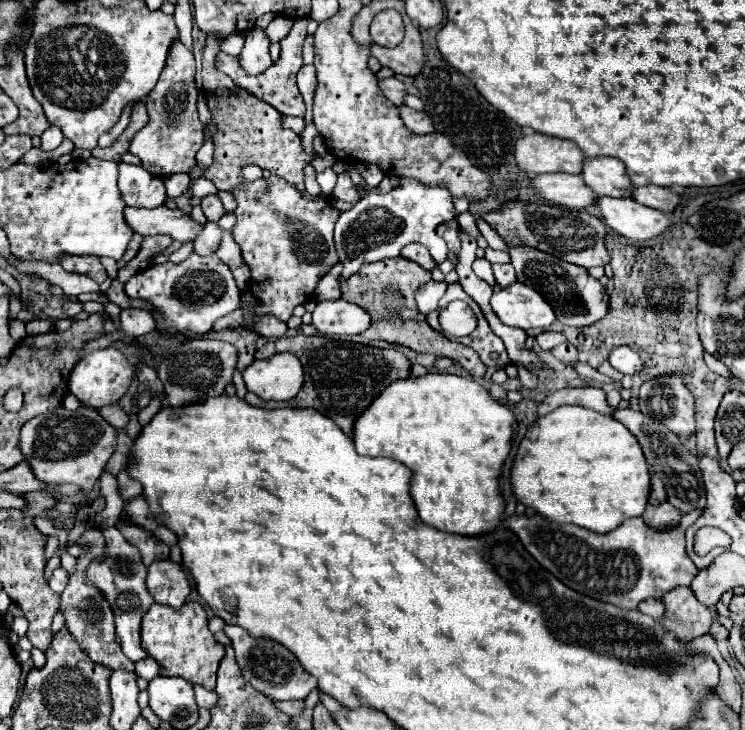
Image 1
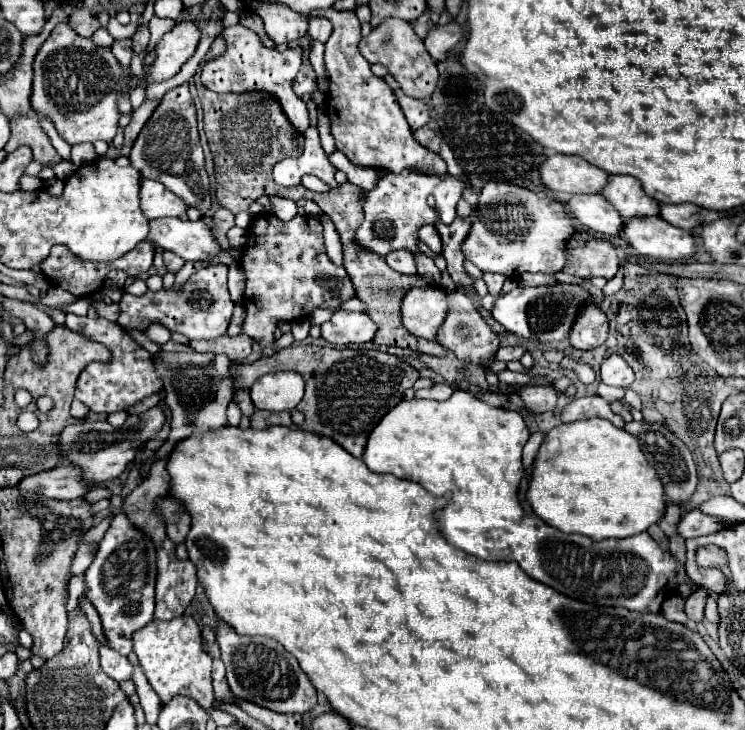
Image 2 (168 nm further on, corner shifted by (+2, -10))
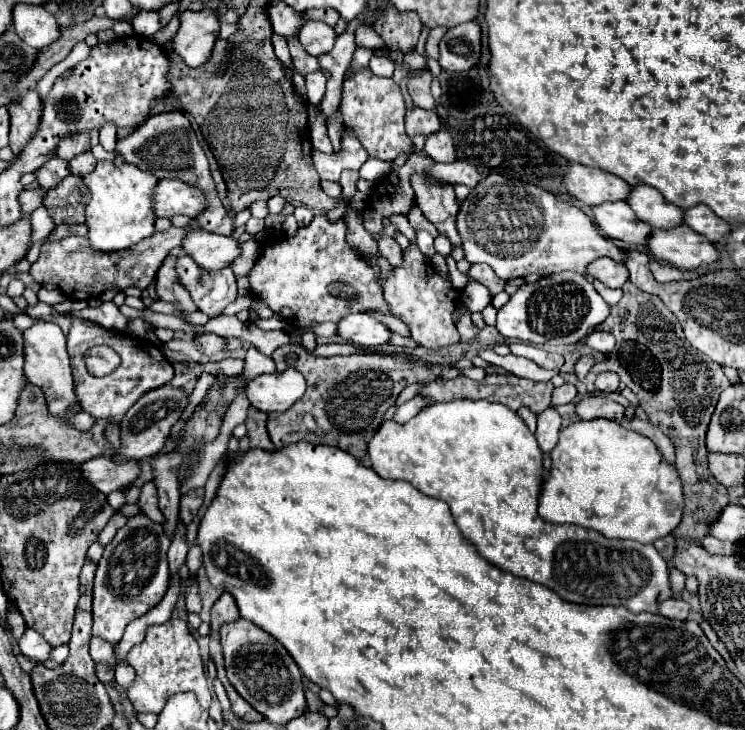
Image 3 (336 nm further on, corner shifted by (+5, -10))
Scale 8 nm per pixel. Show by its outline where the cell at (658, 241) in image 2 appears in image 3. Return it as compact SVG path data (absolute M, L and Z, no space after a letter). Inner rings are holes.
M685 224L673 226L671 230L653 230L645 248L651 258L681 270L695 270L719 258L715 246Z

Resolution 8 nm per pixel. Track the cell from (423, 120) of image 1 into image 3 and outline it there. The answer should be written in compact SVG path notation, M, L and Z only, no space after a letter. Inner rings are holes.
M443 128L431 136L427 136L427 142L423 146L423 152L431 156L435 162L455 162L455 148L451 134Z

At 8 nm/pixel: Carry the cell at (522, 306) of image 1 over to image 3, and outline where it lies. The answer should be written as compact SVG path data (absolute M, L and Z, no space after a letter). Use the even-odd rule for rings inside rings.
M561 272L545 276L535 284L521 286L497 312L495 326L505 338L517 338L531 344L575 344L595 330L607 318L607 314L607 302L597 294L593 284L583 274Z

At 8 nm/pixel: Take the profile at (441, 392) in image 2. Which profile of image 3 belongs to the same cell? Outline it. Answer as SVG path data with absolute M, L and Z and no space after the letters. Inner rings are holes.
M417 394L415 398L411 398L409 402L405 402L405 404L401 404L399 408L397 408L397 412L395 412L395 420L397 422L407 422L407 420L411 420L425 404L429 402L429 398L427 396L421 396L421 394Z

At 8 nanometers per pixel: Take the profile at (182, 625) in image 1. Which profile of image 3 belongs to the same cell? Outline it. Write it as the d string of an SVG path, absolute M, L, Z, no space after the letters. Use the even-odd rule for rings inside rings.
M171 618L161 626L149 626L145 632L145 640L133 646L131 652L127 654L127 662L137 672L135 684L127 690L127 696L139 714L147 714L147 712L159 714L169 696L189 690L197 694L197 700L203 706L203 710L209 710L211 688L203 670L197 640L191 636L187 622L179 618Z

